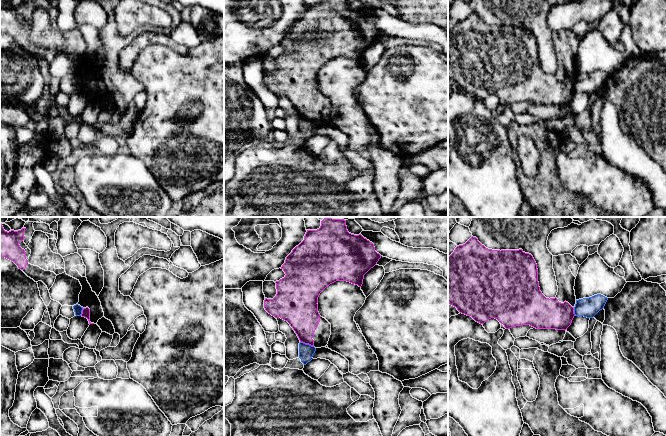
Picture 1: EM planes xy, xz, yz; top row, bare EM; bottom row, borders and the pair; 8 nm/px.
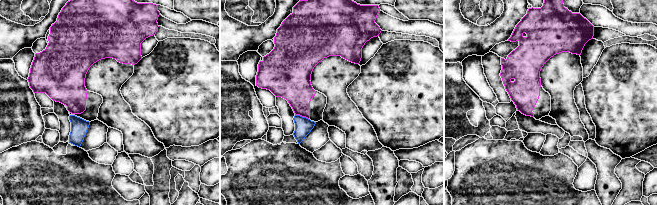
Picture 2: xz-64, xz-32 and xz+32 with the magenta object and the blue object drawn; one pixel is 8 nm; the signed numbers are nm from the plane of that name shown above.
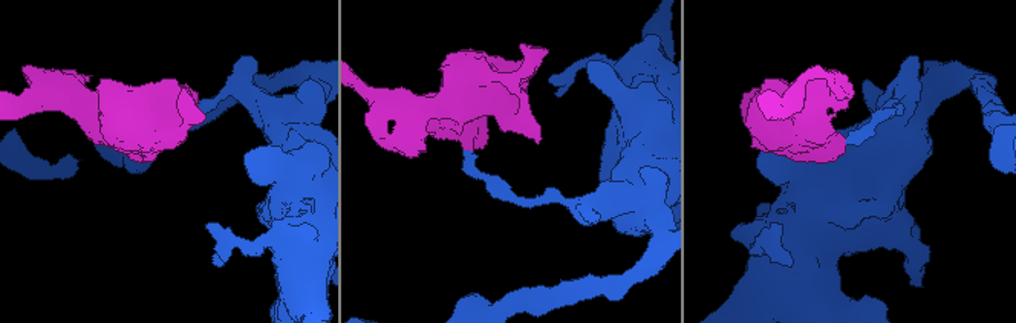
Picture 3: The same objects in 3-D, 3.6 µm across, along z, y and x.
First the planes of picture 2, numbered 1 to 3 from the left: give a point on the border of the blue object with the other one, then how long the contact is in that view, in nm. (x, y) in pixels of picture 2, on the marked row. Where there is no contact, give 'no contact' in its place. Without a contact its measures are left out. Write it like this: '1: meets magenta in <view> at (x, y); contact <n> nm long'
1: no contact
2: meets magenta in xz-32 at (302, 116); contact 120 nm long
3: no contact

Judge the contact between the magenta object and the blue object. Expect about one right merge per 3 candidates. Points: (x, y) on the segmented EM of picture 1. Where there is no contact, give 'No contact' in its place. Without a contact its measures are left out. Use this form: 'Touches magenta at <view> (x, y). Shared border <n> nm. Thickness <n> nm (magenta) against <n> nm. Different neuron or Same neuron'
Touches magenta at xz (307, 343). Shared border 120 nm. Thickness 260 nm (magenta) against 120 nm. Different neuron

